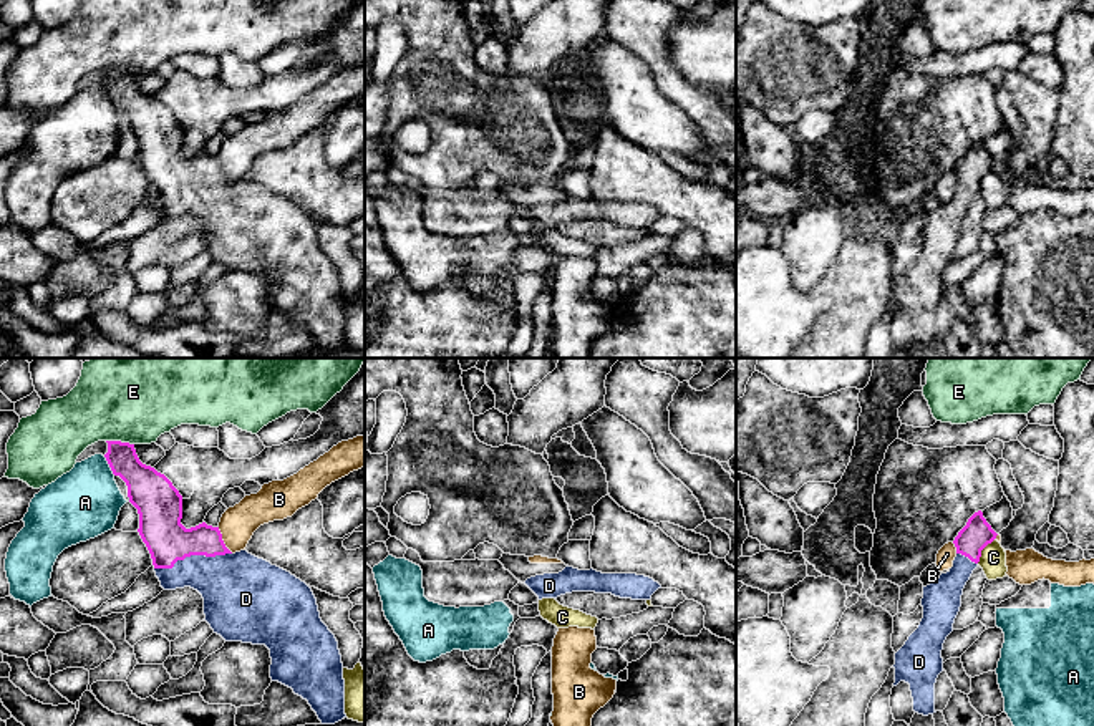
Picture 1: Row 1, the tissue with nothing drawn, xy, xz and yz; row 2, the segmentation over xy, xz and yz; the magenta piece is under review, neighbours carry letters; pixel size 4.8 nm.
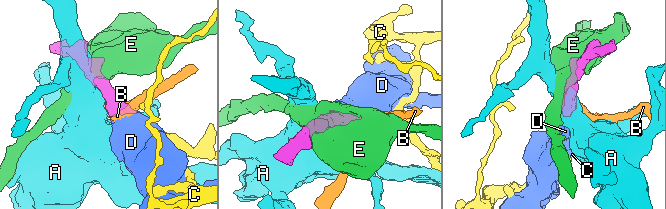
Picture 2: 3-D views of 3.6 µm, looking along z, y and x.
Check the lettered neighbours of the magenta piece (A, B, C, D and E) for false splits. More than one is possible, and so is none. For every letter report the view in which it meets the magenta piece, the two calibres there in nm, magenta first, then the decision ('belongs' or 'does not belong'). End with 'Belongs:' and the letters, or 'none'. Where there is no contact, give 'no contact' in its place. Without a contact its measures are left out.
A: xy | 220/340 nm | does not belong
B: xy | 190/180 nm | does not belong
C: yz | 150/130 nm | does not belong
D: xy | 220/320 nm | belongs
E: xy | 180/500 nm | does not belong
Belongs: D

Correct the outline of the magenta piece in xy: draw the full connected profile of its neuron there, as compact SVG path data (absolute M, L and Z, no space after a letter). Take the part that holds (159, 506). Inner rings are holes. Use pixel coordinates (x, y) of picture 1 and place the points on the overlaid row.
M106 441L108 453L104 454L114 476L119 476L128 486L129 502L139 514L139 535L146 544L156 577L164 590L191 587L204 598L206 622L214 633L225 641L242 641L252 645L265 645L270 650L270 678L293 690L295 695L308 701L322 724L335 724L346 718L345 714L345 680L343 663L338 650L338 641L328 627L322 622L317 598L312 588L292 575L290 572L259 559L247 550L232 554L224 540L219 527L206 522L186 529L182 519L182 496L172 482L154 467L139 461L134 444L121 441Z

